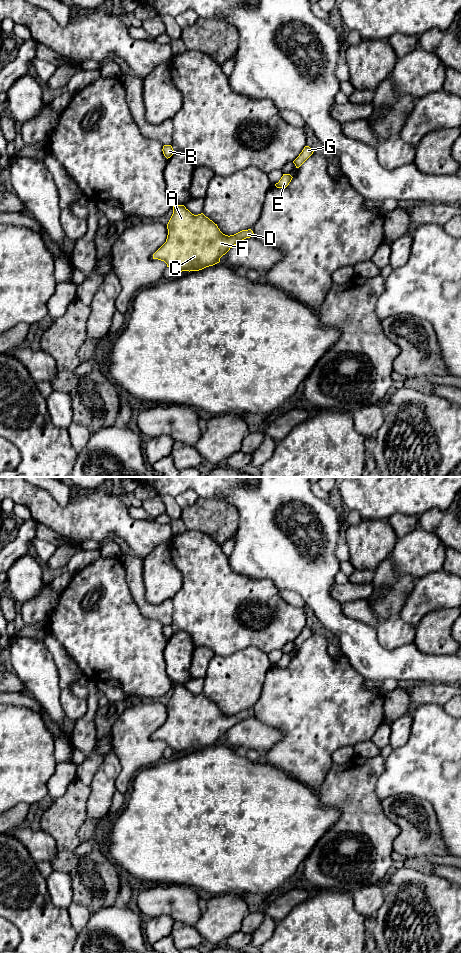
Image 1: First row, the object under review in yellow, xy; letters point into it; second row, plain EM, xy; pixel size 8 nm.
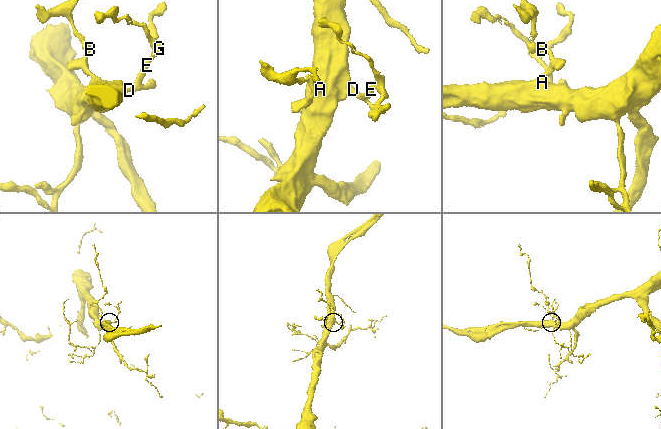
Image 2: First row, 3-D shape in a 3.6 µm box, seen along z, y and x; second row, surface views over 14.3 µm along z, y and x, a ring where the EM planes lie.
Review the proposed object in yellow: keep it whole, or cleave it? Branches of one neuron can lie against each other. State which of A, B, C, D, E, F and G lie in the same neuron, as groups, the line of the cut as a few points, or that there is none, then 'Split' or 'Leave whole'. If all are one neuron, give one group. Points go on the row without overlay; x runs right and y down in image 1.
Groups: A B C D E F G. No split. Leave whole

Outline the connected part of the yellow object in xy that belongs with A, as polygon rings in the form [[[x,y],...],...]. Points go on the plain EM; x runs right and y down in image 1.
[[[172,683],[173,694],[167,704],[168,715],[166,722],[153,734],[153,739],[164,741],[167,747],[175,752],[199,751],[206,747],[213,746],[220,742],[220,738],[225,735],[234,725],[240,721],[254,716],[251,709],[242,710],[234,715],[225,715],[212,700],[203,693],[194,695],[184,685]]]

